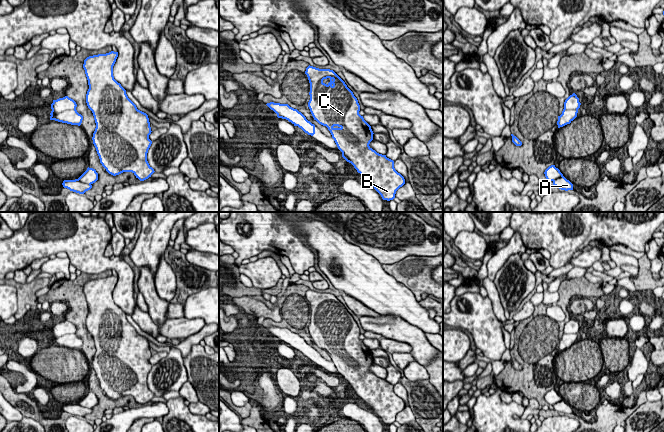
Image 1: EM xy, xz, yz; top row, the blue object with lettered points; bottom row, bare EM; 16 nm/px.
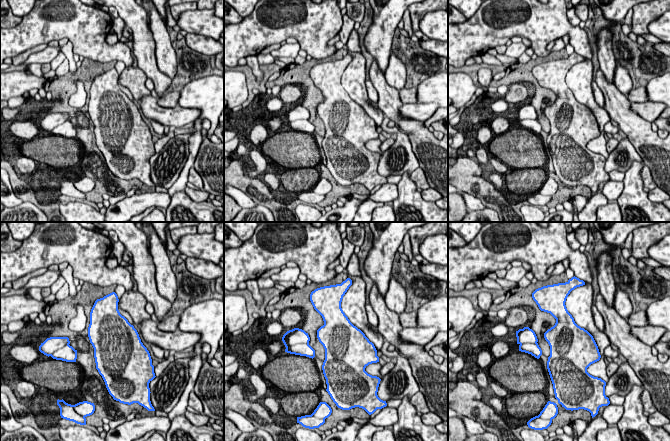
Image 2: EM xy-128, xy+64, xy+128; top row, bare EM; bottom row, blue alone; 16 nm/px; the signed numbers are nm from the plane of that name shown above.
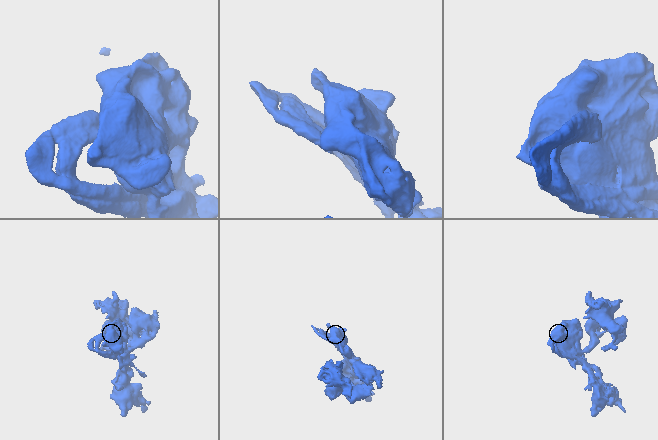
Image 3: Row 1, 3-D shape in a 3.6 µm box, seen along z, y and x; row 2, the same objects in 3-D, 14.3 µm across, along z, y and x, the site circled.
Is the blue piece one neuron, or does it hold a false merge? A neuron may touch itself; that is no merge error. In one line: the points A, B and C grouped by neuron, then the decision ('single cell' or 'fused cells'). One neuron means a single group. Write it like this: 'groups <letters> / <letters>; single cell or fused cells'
groups A B C; single cell

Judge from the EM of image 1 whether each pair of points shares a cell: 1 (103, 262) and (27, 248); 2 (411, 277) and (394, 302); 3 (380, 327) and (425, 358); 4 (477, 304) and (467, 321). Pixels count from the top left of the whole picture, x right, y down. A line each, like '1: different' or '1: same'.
1: same
2: different
3: same
4: same

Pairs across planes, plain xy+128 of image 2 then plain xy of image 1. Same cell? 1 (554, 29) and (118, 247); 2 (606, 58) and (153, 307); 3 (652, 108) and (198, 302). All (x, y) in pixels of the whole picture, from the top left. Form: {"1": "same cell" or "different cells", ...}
{"1": "different cells", "2": "different cells", "3": "different cells"}

